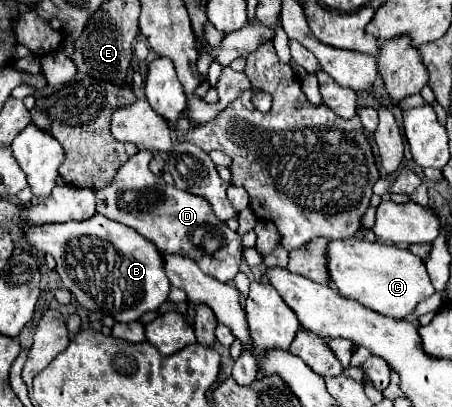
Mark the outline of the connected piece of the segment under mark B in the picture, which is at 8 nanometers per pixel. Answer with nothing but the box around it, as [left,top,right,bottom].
[24,214,170,322]

